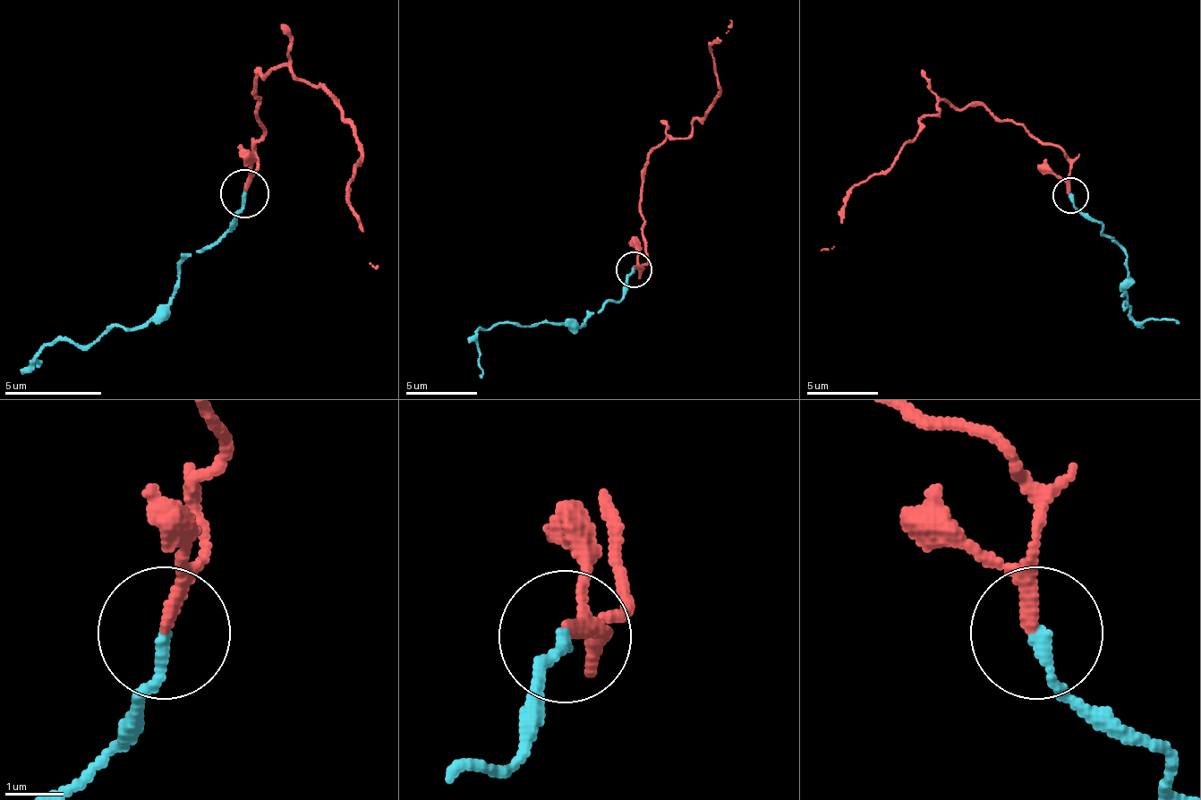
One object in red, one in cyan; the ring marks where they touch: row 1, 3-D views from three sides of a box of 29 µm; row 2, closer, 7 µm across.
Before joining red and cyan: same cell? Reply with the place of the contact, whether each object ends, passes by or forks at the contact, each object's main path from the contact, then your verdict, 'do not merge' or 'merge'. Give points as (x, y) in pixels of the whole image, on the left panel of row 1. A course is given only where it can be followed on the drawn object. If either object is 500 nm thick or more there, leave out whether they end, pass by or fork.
at (244, 193); red ends there; cyan ends there; red runs (245, 194), (265, 131), (255, 73), (284, 63), (323, 88), (352, 126), (362, 156), (347, 190), (376, 267); cyan runs (245, 194), (144, 325), (62, 339), (38, 369); merge

